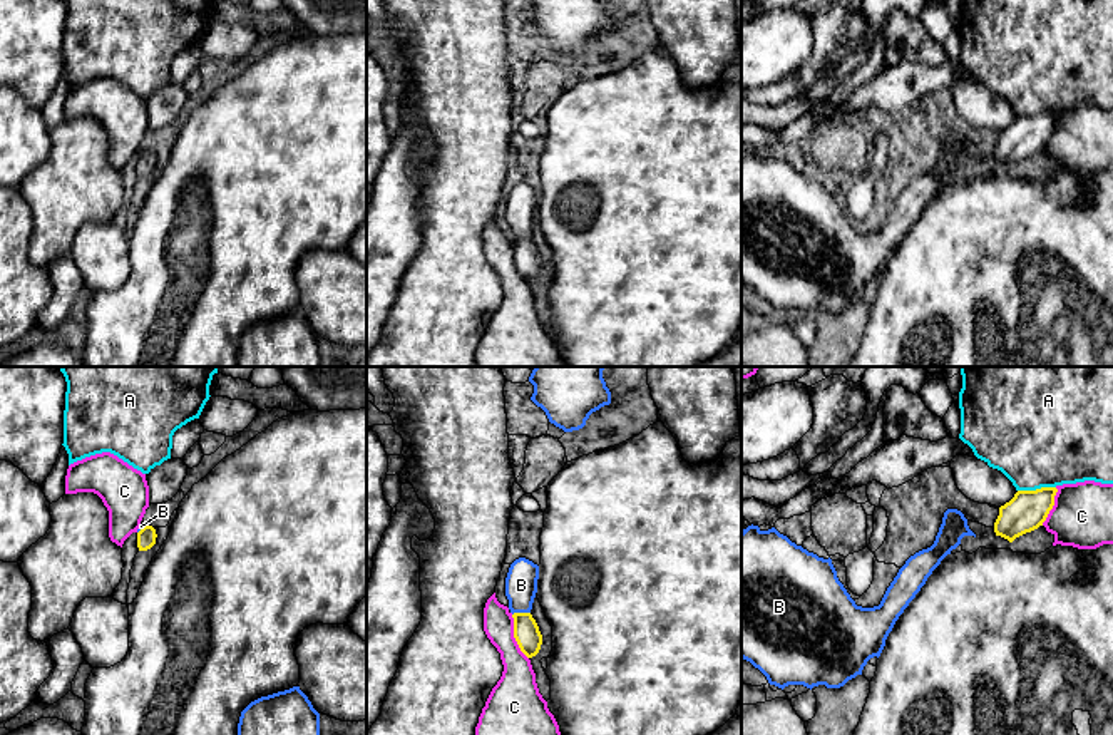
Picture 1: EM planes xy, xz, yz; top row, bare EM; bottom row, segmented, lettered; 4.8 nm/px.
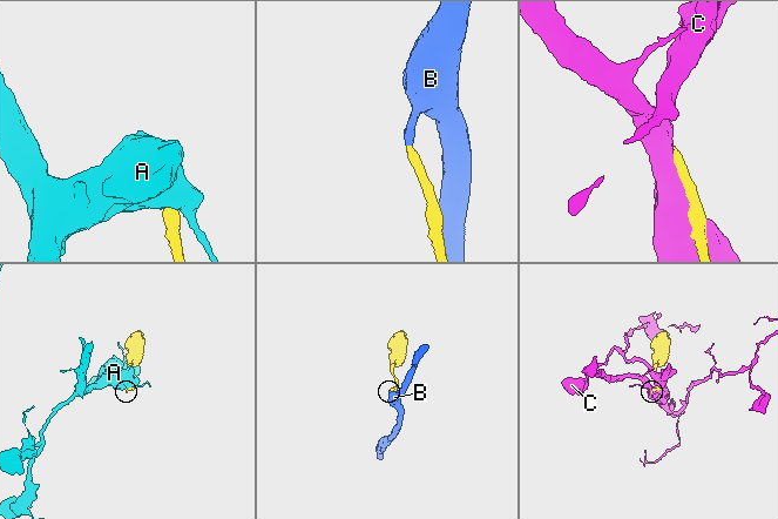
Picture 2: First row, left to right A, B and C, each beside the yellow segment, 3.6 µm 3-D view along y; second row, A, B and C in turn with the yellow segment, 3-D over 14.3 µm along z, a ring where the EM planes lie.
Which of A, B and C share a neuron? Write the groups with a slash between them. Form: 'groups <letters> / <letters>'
groups A / B / C

